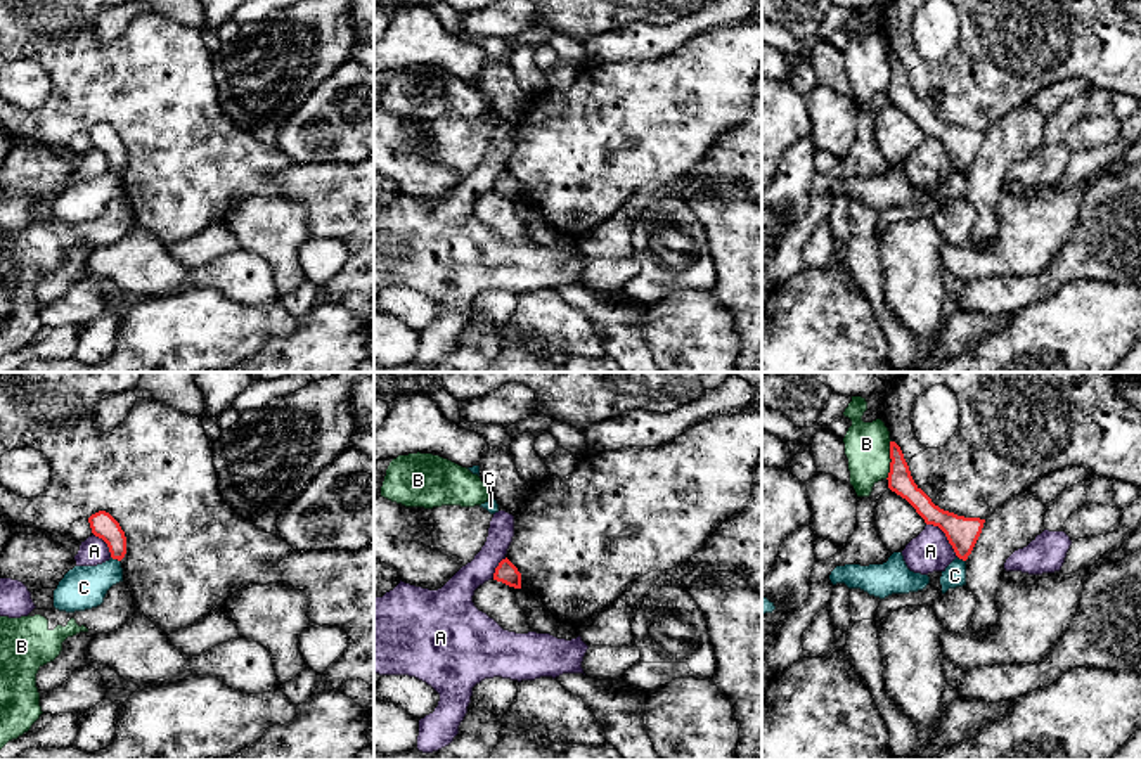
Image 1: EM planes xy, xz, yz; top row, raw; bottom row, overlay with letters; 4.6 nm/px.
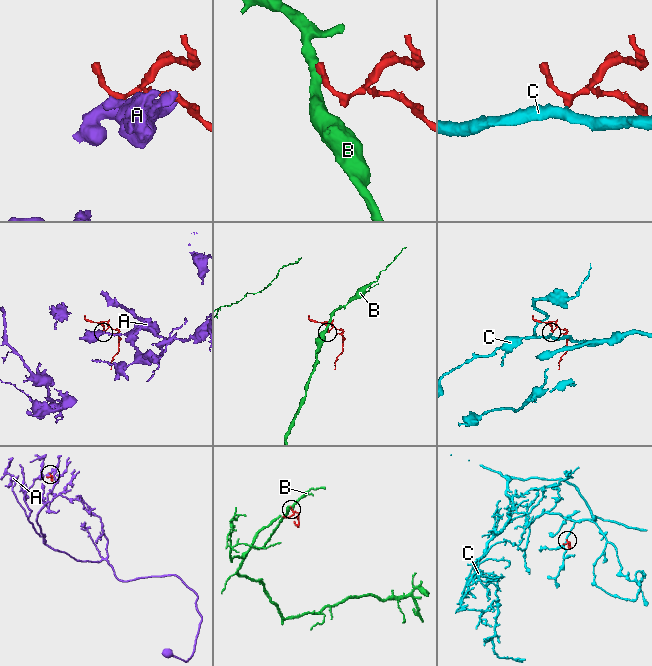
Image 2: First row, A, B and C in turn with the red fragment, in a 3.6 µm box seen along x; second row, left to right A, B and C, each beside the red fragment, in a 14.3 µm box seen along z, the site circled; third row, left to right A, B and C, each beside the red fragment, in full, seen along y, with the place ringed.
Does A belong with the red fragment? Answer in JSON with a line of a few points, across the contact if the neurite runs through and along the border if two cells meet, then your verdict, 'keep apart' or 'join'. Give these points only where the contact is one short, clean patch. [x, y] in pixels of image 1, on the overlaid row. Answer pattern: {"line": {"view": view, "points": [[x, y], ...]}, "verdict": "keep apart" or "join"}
{"line": {"view": "yz", "points": [[927, 523], [935, 525], [944, 534], [958, 556]]}, "verdict": "keep apart"}

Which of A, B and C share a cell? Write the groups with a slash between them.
A / B / C

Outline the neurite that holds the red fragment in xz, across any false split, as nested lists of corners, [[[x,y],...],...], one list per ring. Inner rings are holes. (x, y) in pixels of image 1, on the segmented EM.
[[[507,557],[502,559],[495,568],[493,580],[502,582],[514,589],[521,589],[521,573]]]

